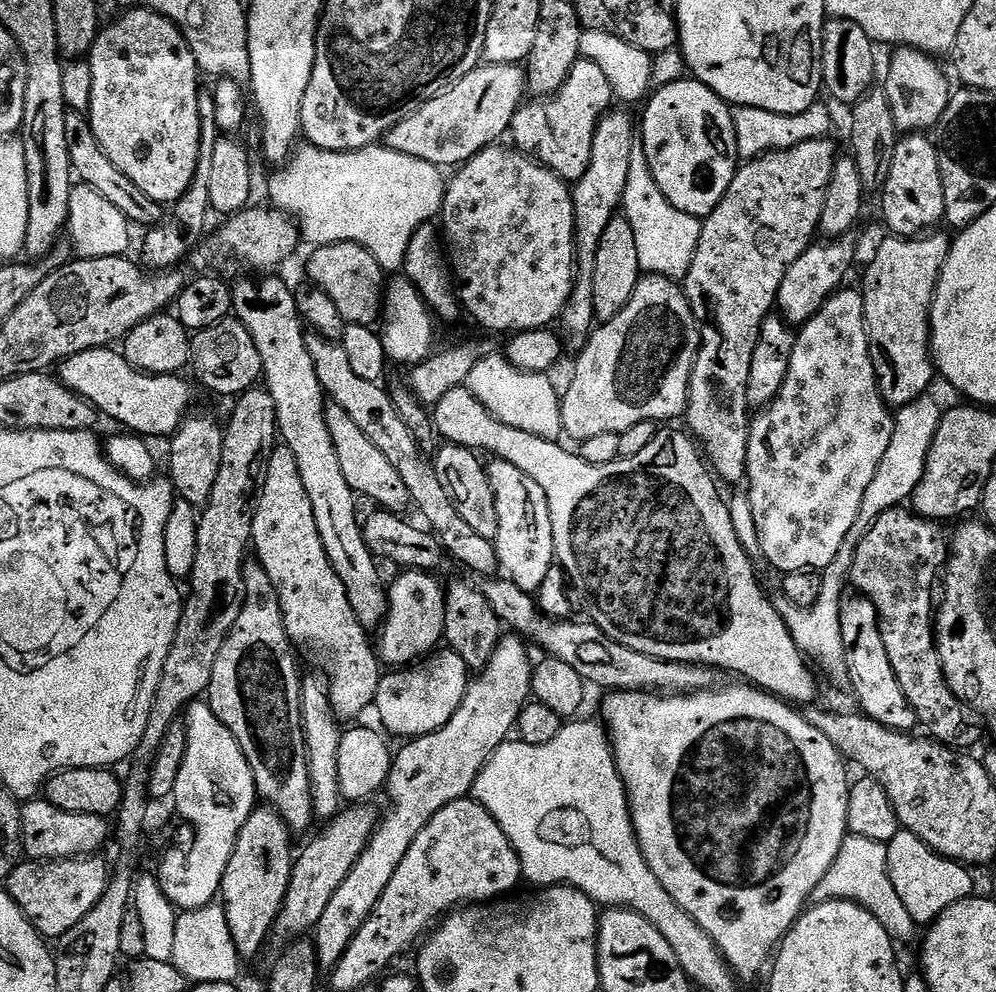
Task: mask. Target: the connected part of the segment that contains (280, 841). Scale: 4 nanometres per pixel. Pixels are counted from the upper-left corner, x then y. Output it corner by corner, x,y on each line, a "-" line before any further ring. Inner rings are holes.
267,806
253,808
242,830
238,830
238,838
234,842
234,850
230,854
218,896
230,926
236,953
245,961
254,959
268,936
270,938
276,915
284,905
294,859
292,839
294,836
288,823

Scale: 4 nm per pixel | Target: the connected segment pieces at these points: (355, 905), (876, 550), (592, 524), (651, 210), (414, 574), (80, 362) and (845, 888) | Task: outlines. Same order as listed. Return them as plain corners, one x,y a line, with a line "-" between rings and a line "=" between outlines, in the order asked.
501,635
498,646
490,658
488,665
479,673
480,676
471,681
468,690
462,698
461,705
454,711
453,717
436,732
427,733
424,736
417,736
409,739
408,744
401,752
395,753
392,761
392,769
388,775
386,793
388,792
388,809
382,812
382,819
377,823
370,842
364,847
364,853
354,862
354,868
350,874
346,874
346,880
334,890
334,898
326,905
322,918
318,918
314,929
314,947
316,950
316,963
321,969
331,970
340,958
346,946
350,944
354,934
366,922
386,886
390,886
390,878
394,878
394,870
406,858
406,850
414,846
414,838
450,802
465,799
473,788
478,774
484,769
486,762
496,752
498,746
505,743
513,733
516,720
520,717
520,711
524,705
529,703
532,696
532,672
534,660
528,657
529,645
519,635
=
897,506
886,510
886,514
882,514
870,525
868,533
864,535
854,554
850,584
859,595
871,600
873,606
876,607
882,630
882,642
886,642
886,654
890,654
890,666
894,666
894,674
910,706
916,712
917,721
921,725
925,724
932,731
929,732
931,739
953,750
968,750
971,744
979,742
980,728
972,724
973,717
969,709
950,690
940,665
940,655
936,649
932,583
935,580
937,583
950,555
949,541
936,528
939,527
935,523
917,516
915,511
907,507
=
461,386
442,394
442,398
434,405
434,432
439,439
441,436
441,441
473,449
480,454
489,452
487,454
489,457
510,462
510,466
518,466
518,470
530,474
530,478
534,478
534,482
542,486
550,510
550,526
556,551
555,563
564,569
564,575
568,577
571,587
575,591
577,588
584,595
584,600
588,603
587,619
597,624
607,636
614,638
614,642
622,642
622,646
630,646
630,650
638,650
642,654
650,654
654,658
662,658
670,662
703,664
709,668
723,670
725,673
726,671
741,672
745,676
741,676
745,681
751,682
755,687
773,696
779,696
781,700
793,706
801,706
800,704
808,706
815,701
812,699
816,696
816,680
808,670
809,661
795,645
790,631
786,628
786,623
774,610
771,599
766,594
764,597
764,592
760,589
759,582
756,581
756,572
752,569
753,557
748,556
746,550
743,549
742,542
738,540
734,532
729,505
720,497
720,492
716,489
717,481
710,475
709,465
701,449
697,447
693,437
687,431
657,431
654,442
650,442
650,446
646,446
646,450
642,450
639,454
626,456
602,466
594,466
586,462
575,451
567,452
562,445
556,444
560,442
555,439
535,436
526,430
506,426
497,416
488,413
486,406
482,406
482,402
474,398
474,394
468,387
=
640,134
634,138
634,151
630,153
630,175
626,177
622,215
628,219
634,230
641,273
683,281
694,262
694,250
698,250
702,220
701,217
678,210
678,206
671,204
666,194
662,194
658,182
654,182
650,162
646,162
644,137
=
404,570
401,573
386,592
388,613
378,629
378,656
385,665
412,666
441,647
446,622
445,589
442,584
440,588
435,575
419,570
=
112,346
74,354
59,365
58,378
74,394
91,402
97,413
104,415
105,412
110,419
120,423
121,429
145,438
171,437
184,423
190,412
188,407
192,404
192,388
186,381
180,380
184,378
140,372
126,362
123,351
=
853,834
845,836
842,846
838,850
838,858
834,858
834,866
830,866
830,870
826,870
825,876
822,877
822,882
818,882
818,886
814,886
812,900
816,902
853,900
855,904
860,904
866,910
870,910
874,914
874,918
878,918
878,922
882,922
889,938
897,945
903,946
903,944
908,944
915,938
918,925
915,920
910,918
906,906
902,906
902,898
898,898
898,890
894,890
894,882
890,882
890,874
886,866
887,849
887,843
876,841
874,838

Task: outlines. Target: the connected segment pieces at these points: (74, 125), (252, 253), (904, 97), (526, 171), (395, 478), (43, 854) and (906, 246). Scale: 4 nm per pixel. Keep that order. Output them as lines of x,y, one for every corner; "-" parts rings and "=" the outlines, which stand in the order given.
69,111
66,118
66,151
70,154
75,179
98,190
98,194
108,199
117,210
122,210
122,214
126,214
133,225
151,226
165,219
166,212
162,205
146,198
146,194
142,194
142,190
138,190
138,186
134,186
134,182
130,182
130,178
126,178
126,174
122,174
122,170
118,170
114,162
110,162
110,158
106,158
87,115
=
249,206
235,212
234,215
227,217
224,225
216,232
216,237
212,240
212,256
216,260
237,260
240,264
245,264
248,268
253,268
254,271
260,272
256,274
272,274
276,267
279,266
283,260
288,260
296,252
296,247
301,247
302,241
300,239
300,230
295,220
290,216
285,216
283,212
277,212
271,206
265,208
255,208
=
900,46
895,49
892,61
888,64
888,77
882,90
888,95
890,110
894,110
897,129
904,134
924,134
939,125
942,114
952,98
953,89
948,88
944,72
935,64
929,53
918,48
=
493,146
490,148
484,148
474,158
470,158
464,164
459,165
451,173
450,179
447,181
444,190
444,206
442,209
442,221
444,220
444,228
442,227
442,243
446,249
446,259
450,265
450,271
452,279
456,285
456,295
459,296
460,302
465,313
468,312
481,324
484,328
489,328
492,332
508,332
507,334
515,334
518,332
532,332
535,328
548,328
555,325
560,318
560,311
566,306
566,302
570,298
572,293
572,285
576,283
576,227
574,226
574,202
572,201
571,187
563,180
562,177
557,176
543,164
537,162
531,155
525,154
523,151
517,150
515,147
509,146
509,148
500,148
504,146
=
337,408
327,409
325,416
327,429
330,430
330,436
337,451
338,462
341,463
342,474
345,475
346,482
352,491
361,497
366,496
372,499
376,506
384,510
391,508
400,510
403,504
407,505
409,503
408,491
402,478
399,477
394,466
387,461
386,456
351,421
350,416
=
33,798
20,809
22,848
33,860
71,860
73,856
90,856
100,850
107,836
110,836
110,824
103,816
70,814
58,810
58,806
43,798
=
941,230
918,236
885,235
864,272
864,321
870,358
884,403
899,410
925,395
932,384
930,313
936,283
952,250
952,240

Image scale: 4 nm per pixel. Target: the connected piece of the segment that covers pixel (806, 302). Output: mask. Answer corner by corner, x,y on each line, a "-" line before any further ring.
832,238
824,242
828,244
813,243
800,255
798,262
794,262
790,270
786,270
786,278
782,278
782,286
776,295
776,308
787,324
804,325
807,320
814,318
814,314
818,314
818,310
822,310
822,306
833,294
845,287
844,275
851,270
852,263
856,260
856,248
850,241
851,239
848,238

